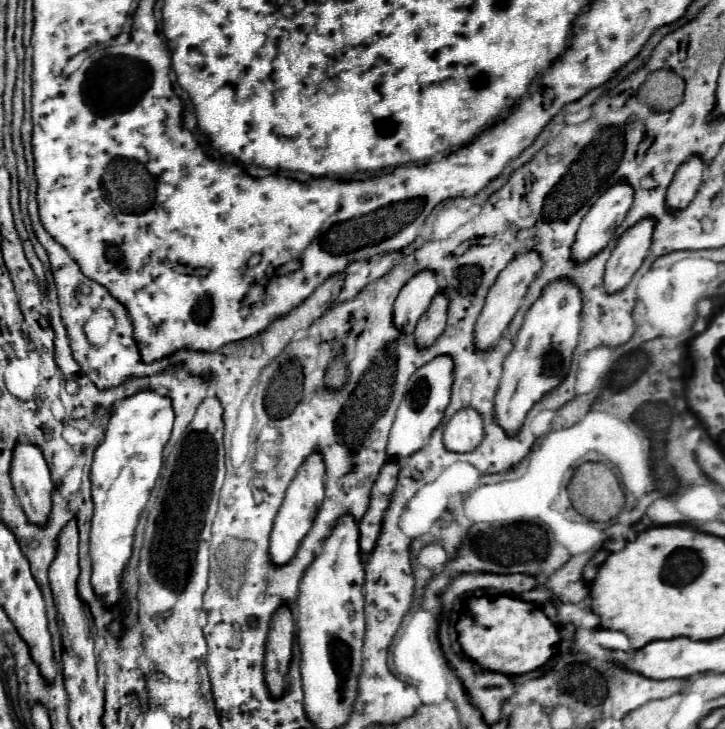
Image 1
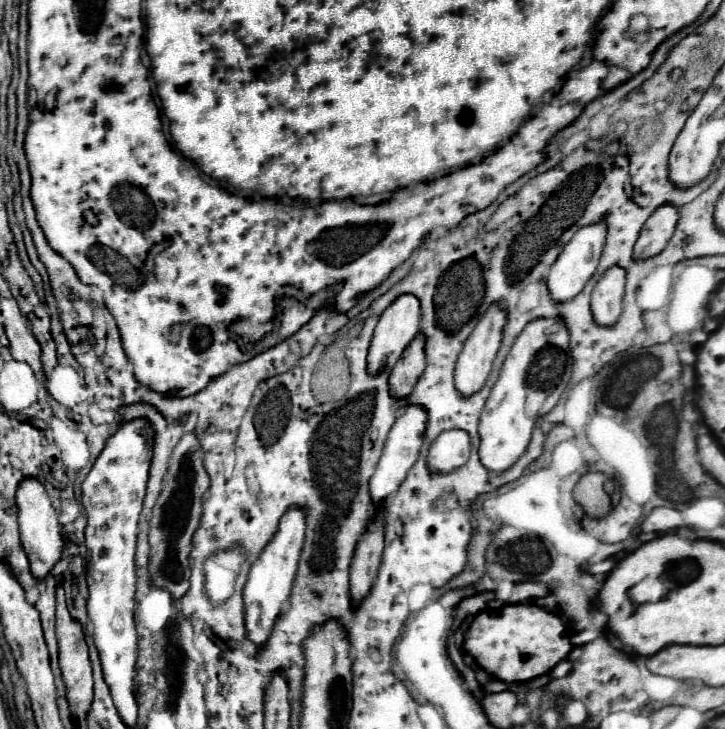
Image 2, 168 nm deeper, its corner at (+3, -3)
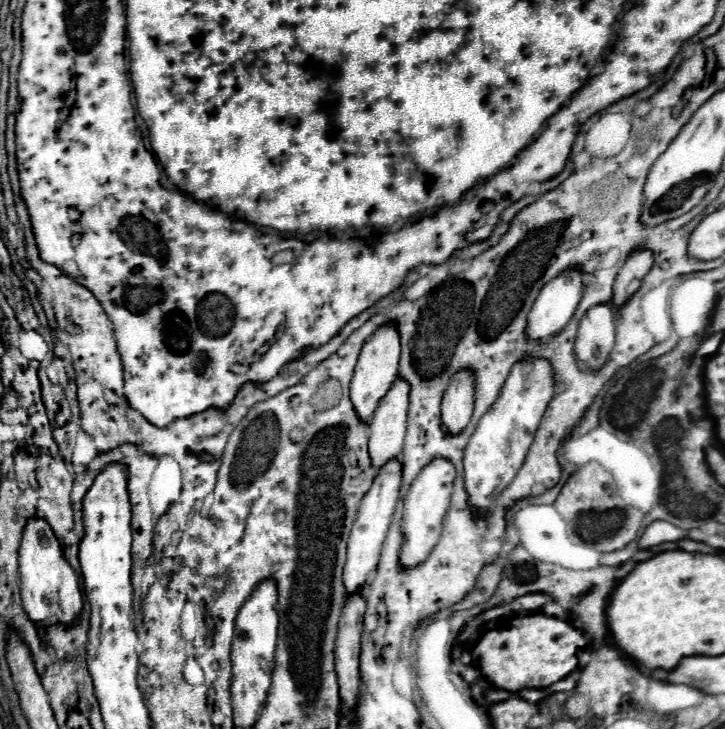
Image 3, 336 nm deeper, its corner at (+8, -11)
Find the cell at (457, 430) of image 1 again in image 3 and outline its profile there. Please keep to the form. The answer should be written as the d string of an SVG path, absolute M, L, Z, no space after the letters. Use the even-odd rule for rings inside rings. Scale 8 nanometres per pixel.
M432 459L432 463L428 463L428 467L424 467L424 471L420 471L420 475L410 485L410 491L404 497L404 519L402 519L404 545L400 551L400 563L404 567L422 563L436 545L442 531L442 519L450 503L454 479L456 469L452 467L450 459Z

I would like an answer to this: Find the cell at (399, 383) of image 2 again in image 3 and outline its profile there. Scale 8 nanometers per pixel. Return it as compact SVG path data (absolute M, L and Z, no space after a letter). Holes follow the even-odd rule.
M396 377L388 395L380 399L376 415L370 419L370 457L376 467L382 467L388 459L398 457L404 445L406 415L408 415L408 381Z

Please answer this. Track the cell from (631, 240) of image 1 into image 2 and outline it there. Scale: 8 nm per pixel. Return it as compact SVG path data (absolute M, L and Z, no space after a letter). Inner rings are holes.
M611 267L595 285L591 295L591 313L597 325L611 327L621 315L621 301L625 289L625 271Z

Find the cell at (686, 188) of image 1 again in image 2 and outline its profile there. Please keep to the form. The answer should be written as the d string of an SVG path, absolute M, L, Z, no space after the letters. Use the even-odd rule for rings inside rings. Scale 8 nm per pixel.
M673 205L659 207L643 225L641 235L633 249L633 259L641 261L641 259L659 255L665 249L665 245L669 243L673 231L675 231L677 219L679 219L677 207L673 207Z

